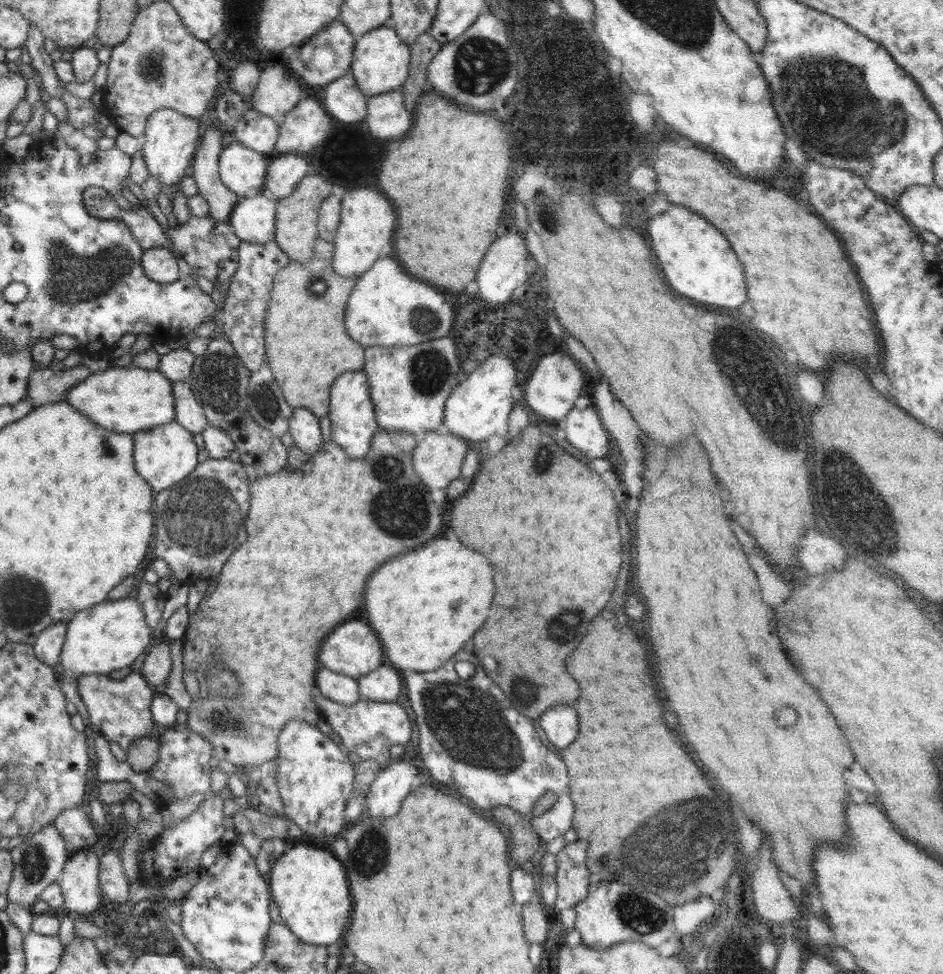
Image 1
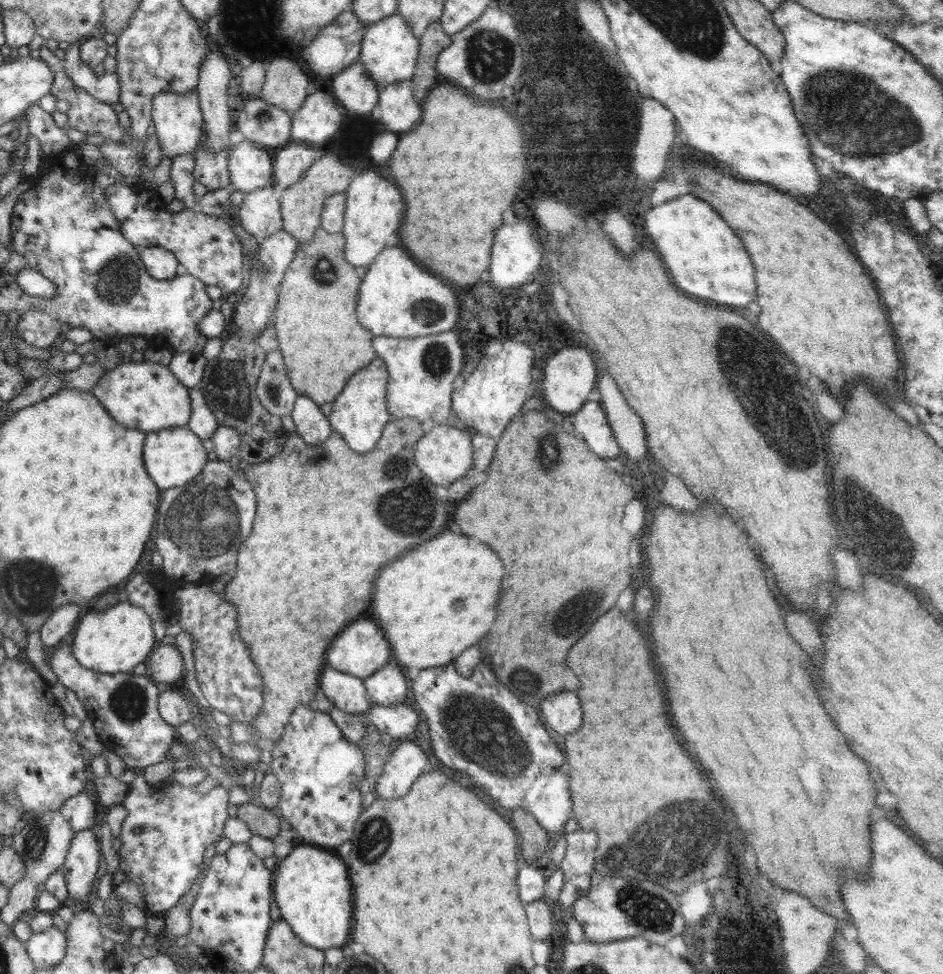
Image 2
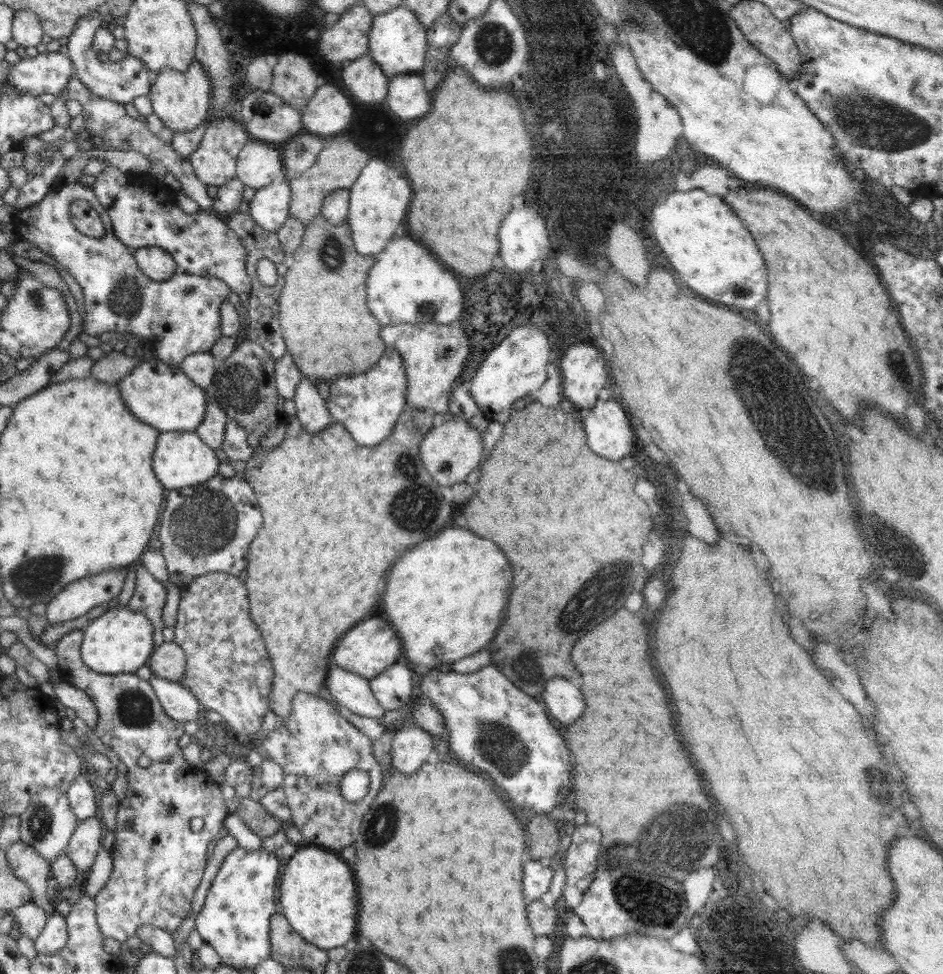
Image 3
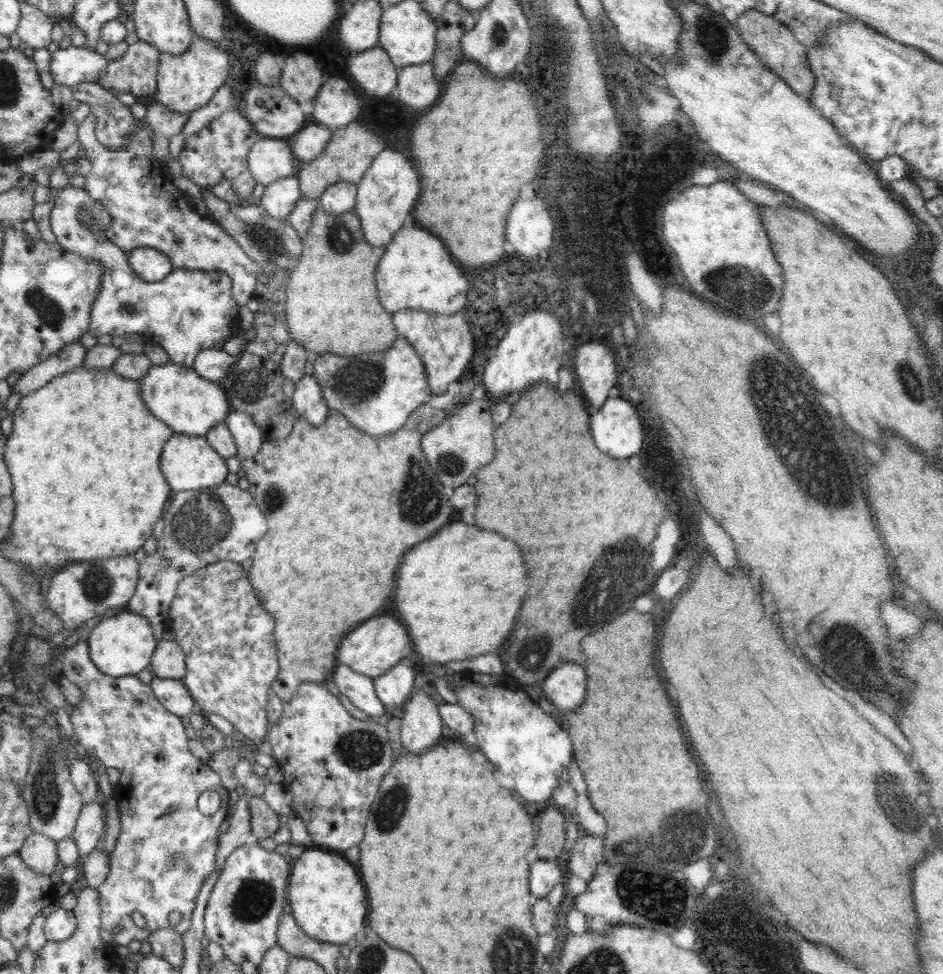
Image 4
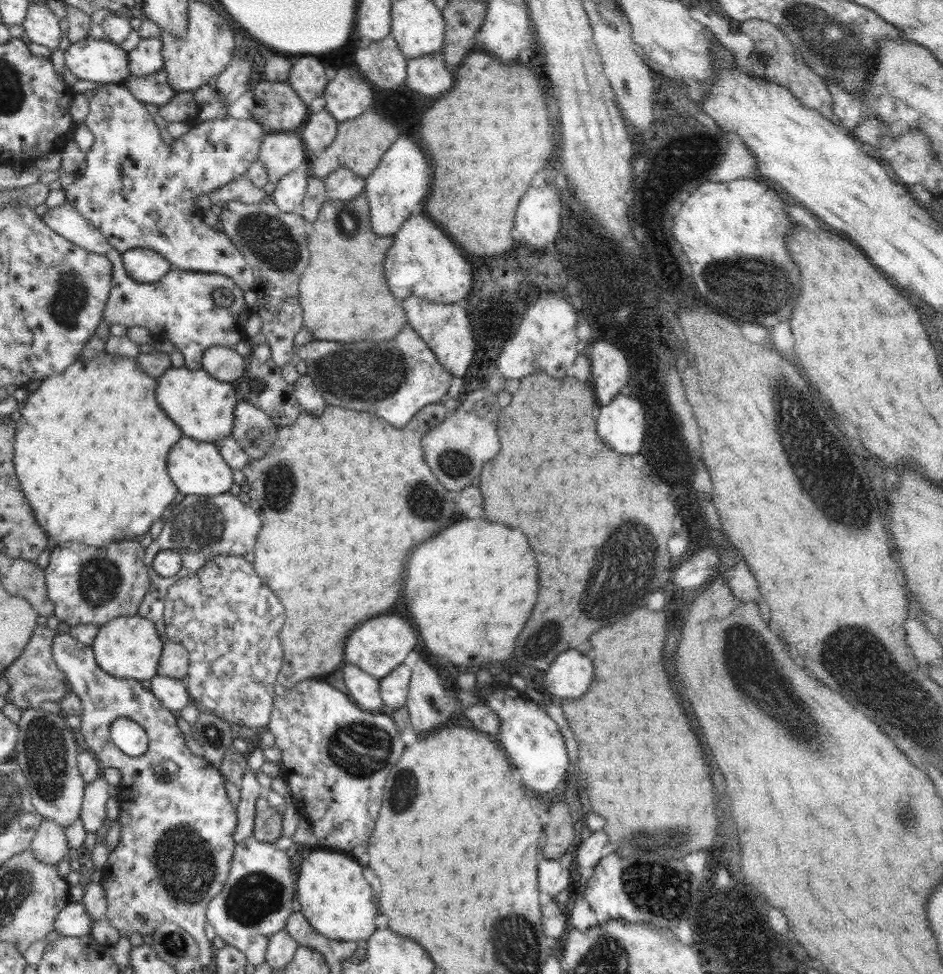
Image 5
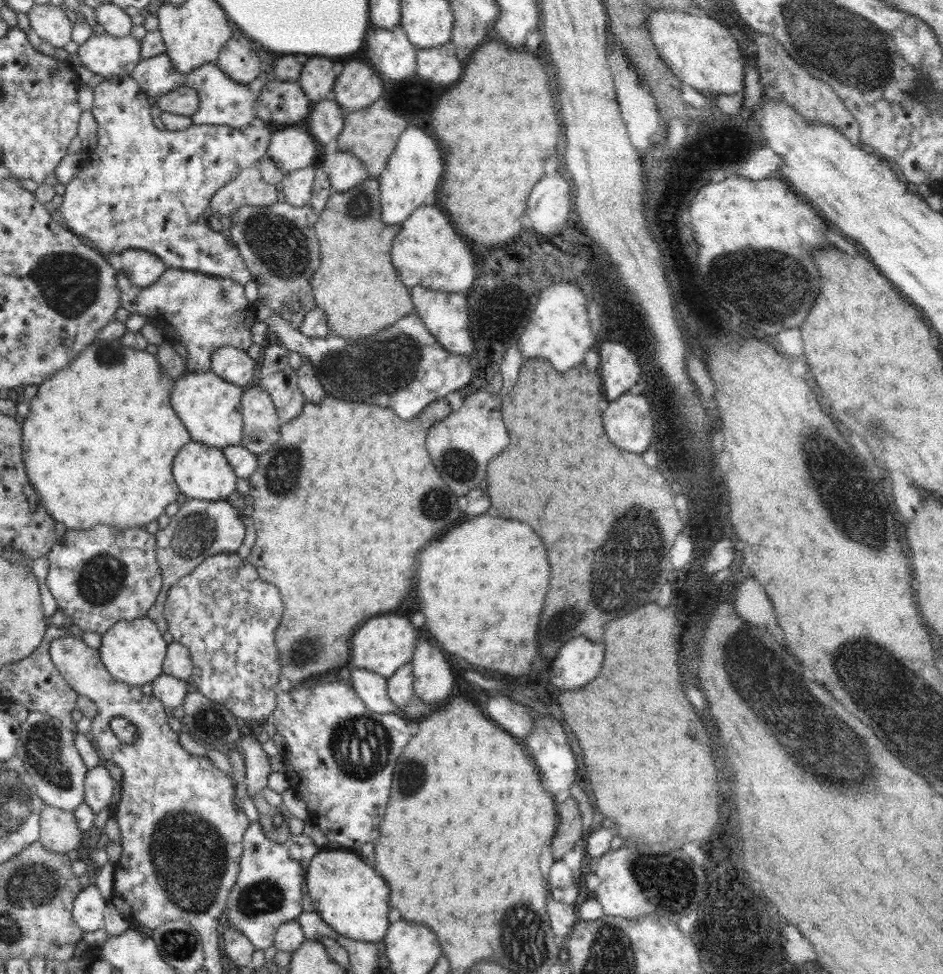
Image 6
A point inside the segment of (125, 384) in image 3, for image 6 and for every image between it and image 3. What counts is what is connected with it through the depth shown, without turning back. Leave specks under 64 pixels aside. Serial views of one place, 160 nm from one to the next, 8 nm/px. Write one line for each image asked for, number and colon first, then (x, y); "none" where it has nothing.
4: (178, 396)
5: (202, 407)
6: (209, 406)

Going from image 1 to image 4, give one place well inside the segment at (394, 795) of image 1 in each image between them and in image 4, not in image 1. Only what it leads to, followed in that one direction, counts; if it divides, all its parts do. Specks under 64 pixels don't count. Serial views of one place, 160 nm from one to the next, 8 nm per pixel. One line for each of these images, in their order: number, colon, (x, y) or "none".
2: (408, 761)
3: (411, 744)
4: (421, 728)

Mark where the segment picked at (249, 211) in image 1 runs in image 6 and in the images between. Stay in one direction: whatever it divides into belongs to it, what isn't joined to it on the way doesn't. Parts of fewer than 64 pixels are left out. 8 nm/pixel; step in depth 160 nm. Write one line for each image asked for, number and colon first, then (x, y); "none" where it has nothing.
2: (260, 213)
3: (269, 207)
4: (279, 198)
5: (288, 195)
6: (297, 185)

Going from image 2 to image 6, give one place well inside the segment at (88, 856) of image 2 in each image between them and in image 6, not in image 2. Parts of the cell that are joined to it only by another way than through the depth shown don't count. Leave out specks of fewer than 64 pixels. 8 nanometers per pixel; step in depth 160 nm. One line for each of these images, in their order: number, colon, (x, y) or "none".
3: (85, 842)
4: (90, 827)
5: (93, 809)
6: (99, 786)

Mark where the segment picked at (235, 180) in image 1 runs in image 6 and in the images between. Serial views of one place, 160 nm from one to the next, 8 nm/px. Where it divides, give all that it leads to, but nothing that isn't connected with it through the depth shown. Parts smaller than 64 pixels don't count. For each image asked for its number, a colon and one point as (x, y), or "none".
2: (250, 168)
3: (258, 164)
4: (269, 159)
5: (281, 153)
6: (291, 147)

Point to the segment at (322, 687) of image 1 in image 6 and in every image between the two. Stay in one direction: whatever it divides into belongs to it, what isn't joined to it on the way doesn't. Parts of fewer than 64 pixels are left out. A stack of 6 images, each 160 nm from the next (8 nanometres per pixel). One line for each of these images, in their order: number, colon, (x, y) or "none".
2: (348, 693)
3: (350, 690)
4: (360, 689)
5: (364, 689)
6: (372, 688)

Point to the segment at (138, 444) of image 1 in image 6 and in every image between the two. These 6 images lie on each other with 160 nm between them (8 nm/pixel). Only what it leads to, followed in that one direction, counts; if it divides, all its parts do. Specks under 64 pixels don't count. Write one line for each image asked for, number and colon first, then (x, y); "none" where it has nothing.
2: (173, 457)
3: (181, 459)
4: (188, 463)
5: (196, 468)
6: (200, 472)

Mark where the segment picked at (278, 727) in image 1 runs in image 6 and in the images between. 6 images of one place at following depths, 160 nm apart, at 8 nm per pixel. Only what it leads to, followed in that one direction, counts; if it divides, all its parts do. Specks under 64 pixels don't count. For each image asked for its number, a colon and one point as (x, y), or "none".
2: (294, 590)
3: (314, 571)
4: (342, 514)
5: (340, 561)
6: (343, 502)

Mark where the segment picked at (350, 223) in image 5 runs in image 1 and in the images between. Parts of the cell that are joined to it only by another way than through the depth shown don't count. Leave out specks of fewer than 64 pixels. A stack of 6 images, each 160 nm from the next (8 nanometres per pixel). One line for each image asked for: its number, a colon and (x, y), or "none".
1: (307, 345)
2: (323, 344)
3: (326, 324)
4: (332, 305)

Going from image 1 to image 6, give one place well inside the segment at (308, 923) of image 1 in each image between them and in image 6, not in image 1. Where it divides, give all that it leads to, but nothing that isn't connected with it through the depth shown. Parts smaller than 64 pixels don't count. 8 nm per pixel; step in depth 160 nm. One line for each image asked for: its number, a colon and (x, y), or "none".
2: (311, 887)
3: (318, 896)
4: (327, 899)
5: (335, 898)
6: (349, 896)

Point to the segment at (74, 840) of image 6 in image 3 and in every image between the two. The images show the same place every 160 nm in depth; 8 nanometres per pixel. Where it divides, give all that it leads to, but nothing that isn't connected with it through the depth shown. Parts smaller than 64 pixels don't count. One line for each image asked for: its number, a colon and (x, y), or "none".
3: (27, 864)
4: (39, 852)
5: (49, 845)

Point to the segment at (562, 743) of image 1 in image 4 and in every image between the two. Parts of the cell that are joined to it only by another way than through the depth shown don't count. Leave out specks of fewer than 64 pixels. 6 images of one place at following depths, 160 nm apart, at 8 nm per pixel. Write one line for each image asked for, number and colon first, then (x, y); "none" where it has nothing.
2: (562, 713)
3: (563, 701)
4: (565, 687)

